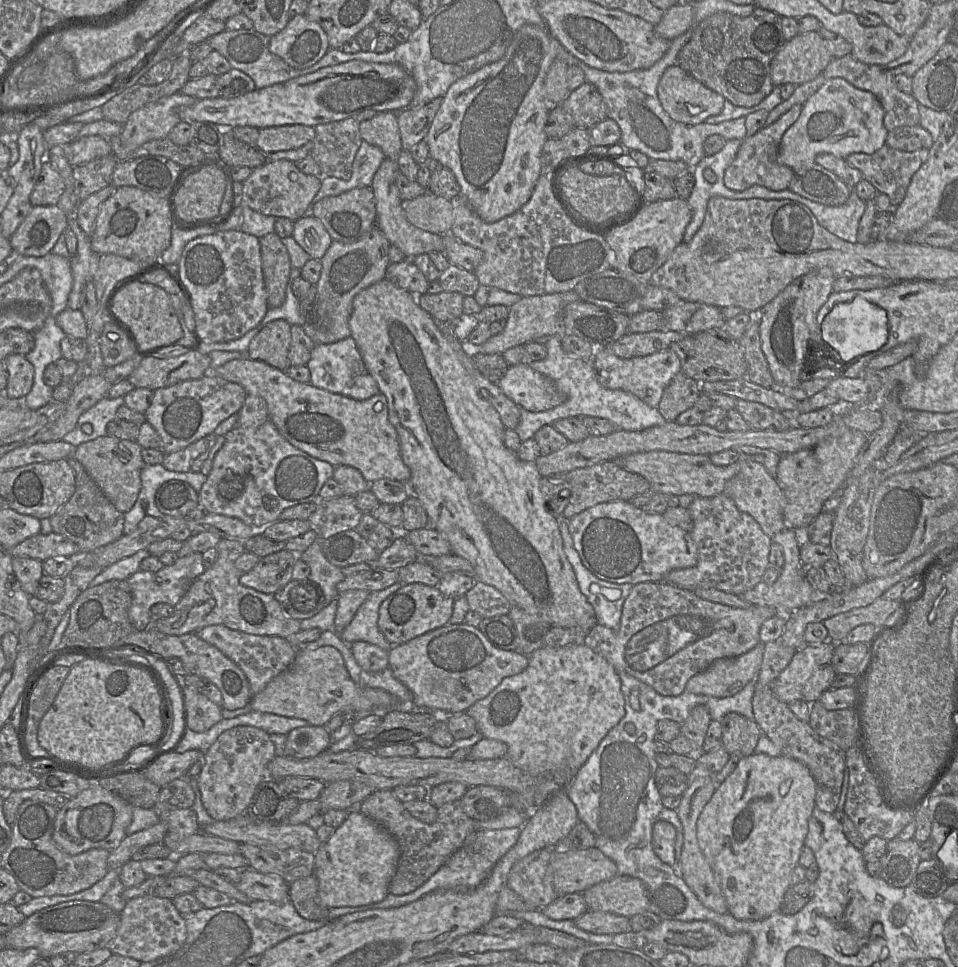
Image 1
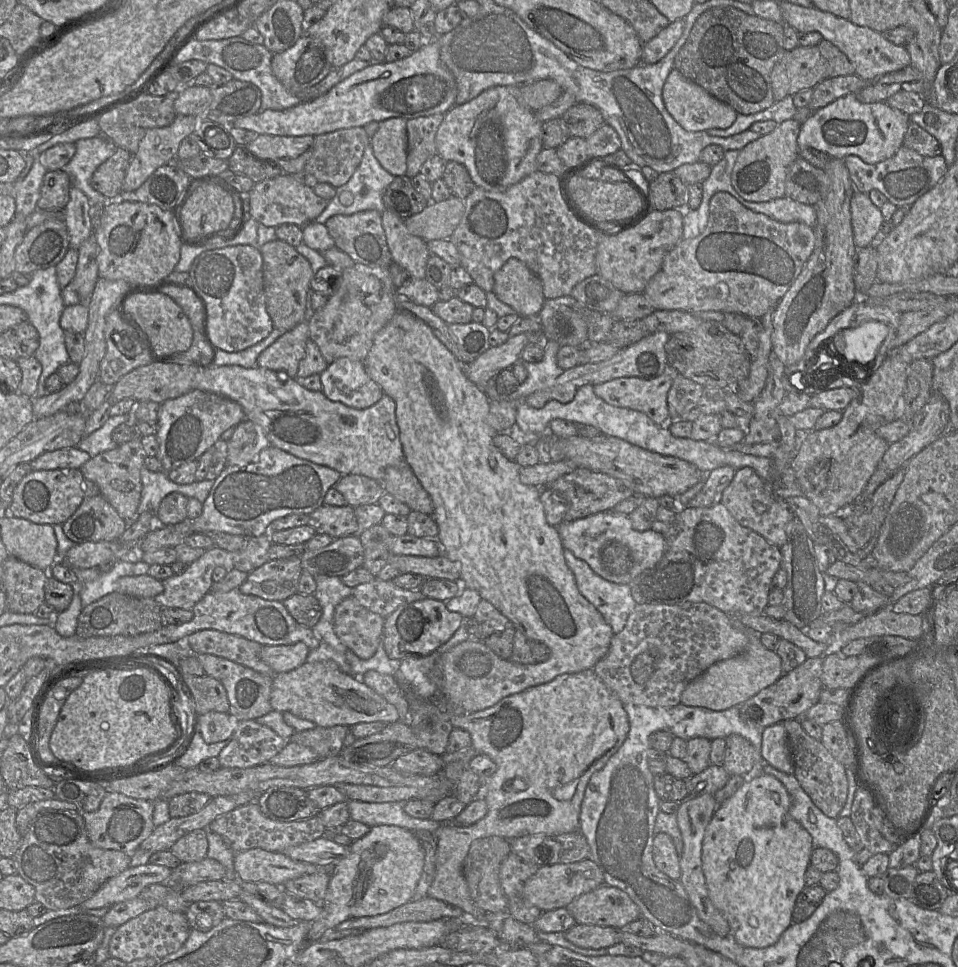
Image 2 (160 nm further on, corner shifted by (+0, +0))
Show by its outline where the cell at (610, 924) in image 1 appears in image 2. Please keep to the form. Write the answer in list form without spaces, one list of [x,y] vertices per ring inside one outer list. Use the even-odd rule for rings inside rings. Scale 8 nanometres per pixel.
[[[574,924],[564,935],[572,944],[587,949],[608,948],[620,942],[620,930],[612,927]]]

